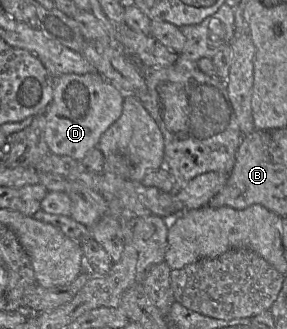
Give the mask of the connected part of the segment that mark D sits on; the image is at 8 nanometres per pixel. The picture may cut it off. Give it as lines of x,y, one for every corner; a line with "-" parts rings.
93,72
88,74
66,74
60,76
59,78
54,79
54,89
53,89
53,99
50,105
47,108
45,113
45,128
44,128
44,137
45,141
50,149
50,152
57,155
64,155
71,157
77,161
82,161
87,152
92,148
97,147
99,140
103,133
116,121
120,118
123,111
123,104
126,94
108,82
100,73

